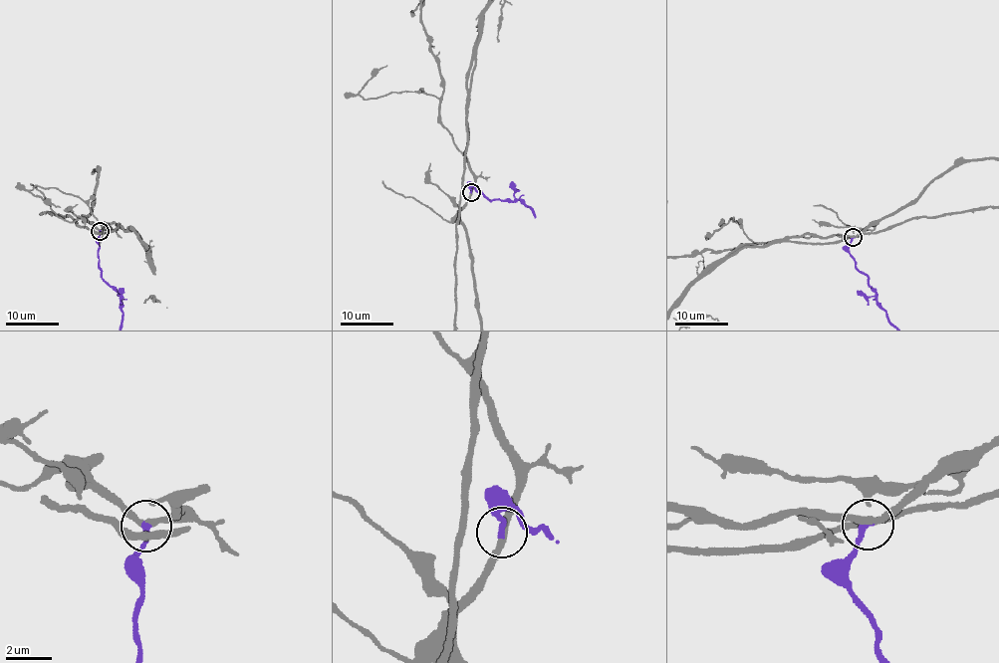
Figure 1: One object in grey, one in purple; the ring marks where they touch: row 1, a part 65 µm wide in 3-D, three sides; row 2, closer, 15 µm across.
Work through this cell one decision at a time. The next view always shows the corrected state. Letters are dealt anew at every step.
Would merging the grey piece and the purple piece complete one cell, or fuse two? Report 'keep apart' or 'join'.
join

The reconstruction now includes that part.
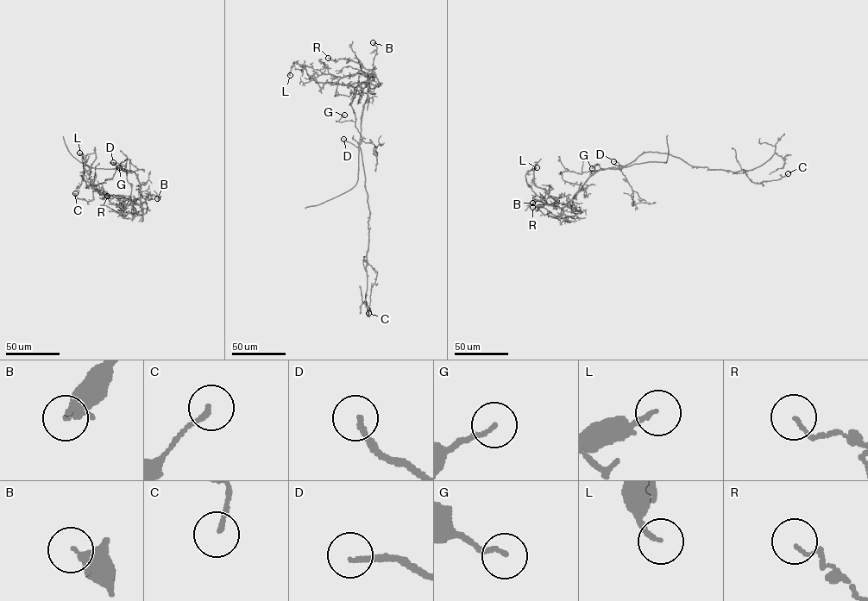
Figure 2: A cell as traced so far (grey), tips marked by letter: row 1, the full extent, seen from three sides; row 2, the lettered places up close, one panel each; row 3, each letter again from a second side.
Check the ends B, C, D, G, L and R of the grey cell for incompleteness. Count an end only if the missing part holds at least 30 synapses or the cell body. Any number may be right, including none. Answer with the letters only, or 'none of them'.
none of them

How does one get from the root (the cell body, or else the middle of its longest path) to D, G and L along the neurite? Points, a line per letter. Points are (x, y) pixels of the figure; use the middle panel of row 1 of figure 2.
D: (361, 150), (343, 139)
G: (361, 150), (362, 137), (355, 122), (338, 121), (344, 115)
L: (361, 150), (361, 115), (370, 88), (367, 75), (317, 75), (311, 67), (294, 61), (290, 75)

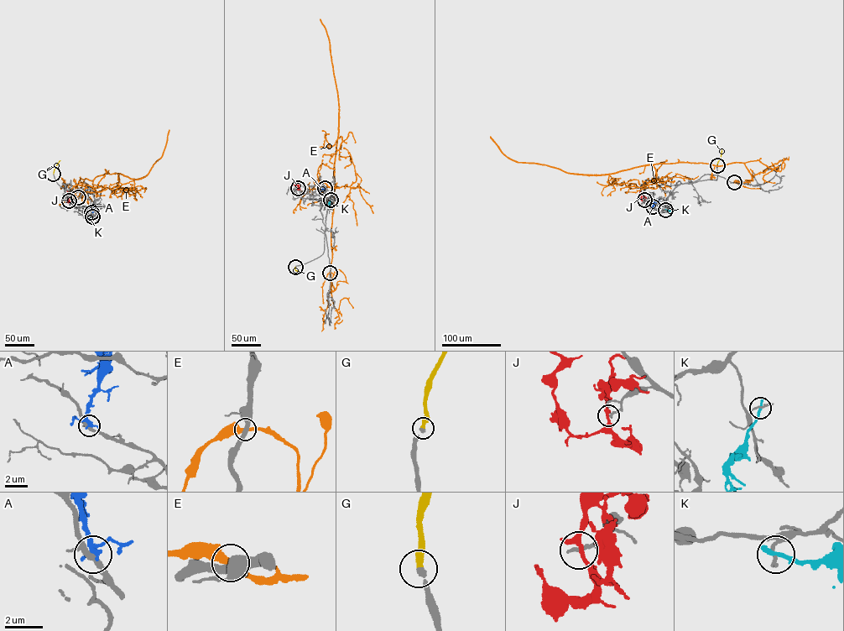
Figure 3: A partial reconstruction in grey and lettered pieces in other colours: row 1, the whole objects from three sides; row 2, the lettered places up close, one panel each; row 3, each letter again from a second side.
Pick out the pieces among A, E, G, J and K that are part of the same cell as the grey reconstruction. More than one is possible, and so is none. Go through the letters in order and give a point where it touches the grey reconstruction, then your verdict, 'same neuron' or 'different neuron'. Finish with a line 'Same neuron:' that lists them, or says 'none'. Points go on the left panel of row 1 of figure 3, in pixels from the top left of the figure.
A: contact (91, 212); different neuron
E: contact (78, 197); different neuron
G: contact (53, 174); same neuron
J: contact (69, 200); different neuron
K: contact (92, 216); different neuron
Same neuron: G

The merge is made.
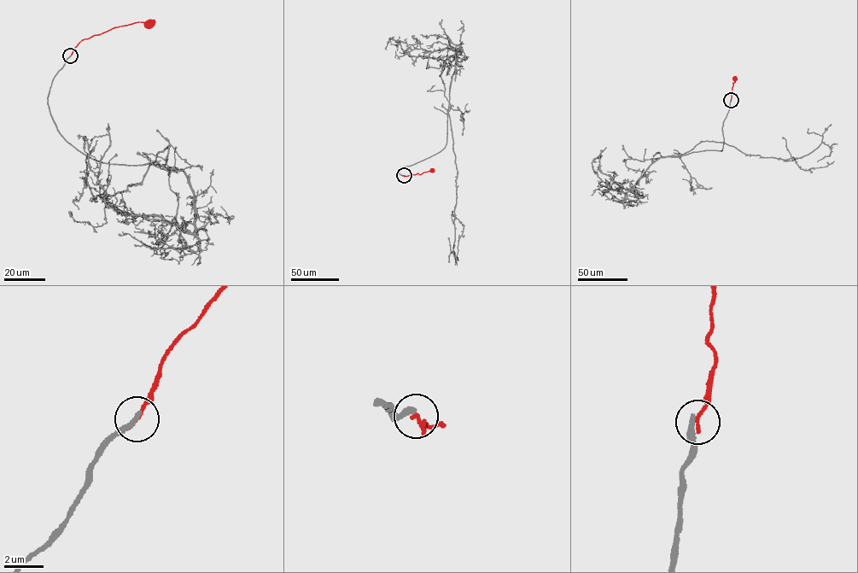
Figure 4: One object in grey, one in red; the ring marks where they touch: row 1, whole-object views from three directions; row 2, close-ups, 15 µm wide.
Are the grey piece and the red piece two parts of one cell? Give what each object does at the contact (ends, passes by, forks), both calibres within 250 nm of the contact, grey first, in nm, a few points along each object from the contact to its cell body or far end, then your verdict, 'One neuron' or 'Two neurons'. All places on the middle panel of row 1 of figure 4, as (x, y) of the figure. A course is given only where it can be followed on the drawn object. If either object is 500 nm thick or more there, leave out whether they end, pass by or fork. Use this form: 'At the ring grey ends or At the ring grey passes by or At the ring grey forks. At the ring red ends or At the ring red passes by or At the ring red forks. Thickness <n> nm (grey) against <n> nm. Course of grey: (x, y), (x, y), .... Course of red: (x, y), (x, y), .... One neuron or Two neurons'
At the ring grey ends. At the ring red ends. Thickness 240 nm (grey) against 180 nm. Course of grey: (403, 175), (400, 167), (445, 147), (449, 96), (458, 172), (452, 249), (457, 259), (454, 245). Course of red: (403, 175), (421, 174), (432, 170). Two neurons

